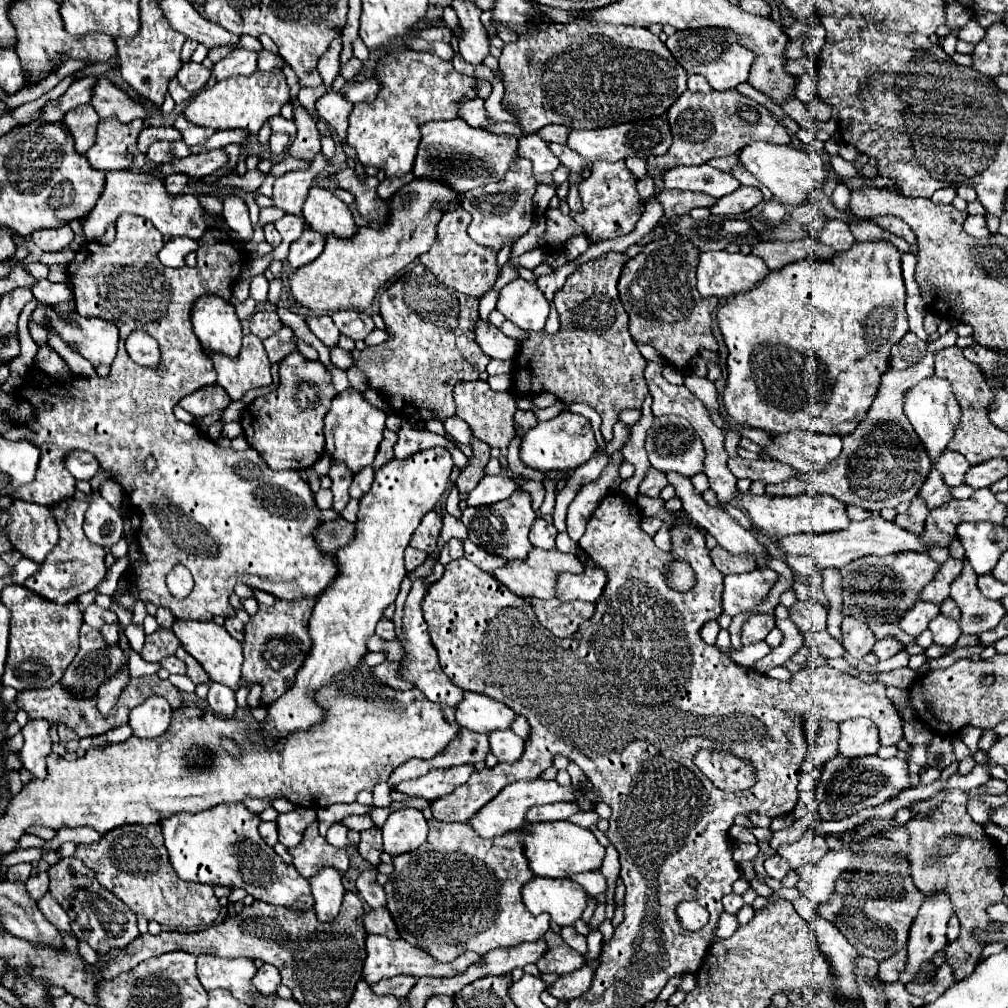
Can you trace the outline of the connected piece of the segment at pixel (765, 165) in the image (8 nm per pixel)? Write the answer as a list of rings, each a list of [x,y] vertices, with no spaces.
[[[752,141],[746,145],[746,149],[740,151],[742,165],[760,181],[764,183],[774,199],[778,199],[784,205],[804,205],[810,199],[810,193],[814,189],[822,189],[828,181],[828,167],[824,159],[816,153],[806,153],[802,149],[794,149],[790,145],[770,145],[762,141]]]

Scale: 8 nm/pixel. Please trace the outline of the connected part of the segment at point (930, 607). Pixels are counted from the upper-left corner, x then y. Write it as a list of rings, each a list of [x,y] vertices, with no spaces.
[[[918,601],[918,605],[914,605],[914,609],[906,613],[906,617],[902,617],[900,629],[912,637],[918,637],[928,627],[928,621],[934,619],[938,613],[940,613],[940,605],[932,601]]]

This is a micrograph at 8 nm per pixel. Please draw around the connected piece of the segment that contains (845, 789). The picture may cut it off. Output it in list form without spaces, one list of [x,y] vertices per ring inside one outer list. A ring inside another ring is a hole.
[[[834,757],[822,769],[822,779],[816,789],[818,799],[818,813],[824,821],[840,821],[858,813],[864,807],[876,807],[898,791],[908,787],[908,763],[900,757],[894,759],[880,759],[880,757],[856,757],[854,761],[846,757]]]

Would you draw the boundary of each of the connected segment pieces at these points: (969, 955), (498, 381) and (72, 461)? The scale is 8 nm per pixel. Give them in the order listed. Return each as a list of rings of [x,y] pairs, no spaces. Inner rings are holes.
[[[962,937],[946,945],[944,961],[954,969],[956,979],[966,979],[974,971],[984,947],[986,945],[982,941],[976,941],[972,937]]]
[[[508,374],[490,376],[487,382],[494,391],[505,391],[512,385],[511,375]]]
[[[86,451],[70,453],[70,457],[66,457],[66,467],[70,469],[70,473],[78,481],[90,481],[96,475],[96,471],[100,469],[98,459],[92,453],[86,453]]]

